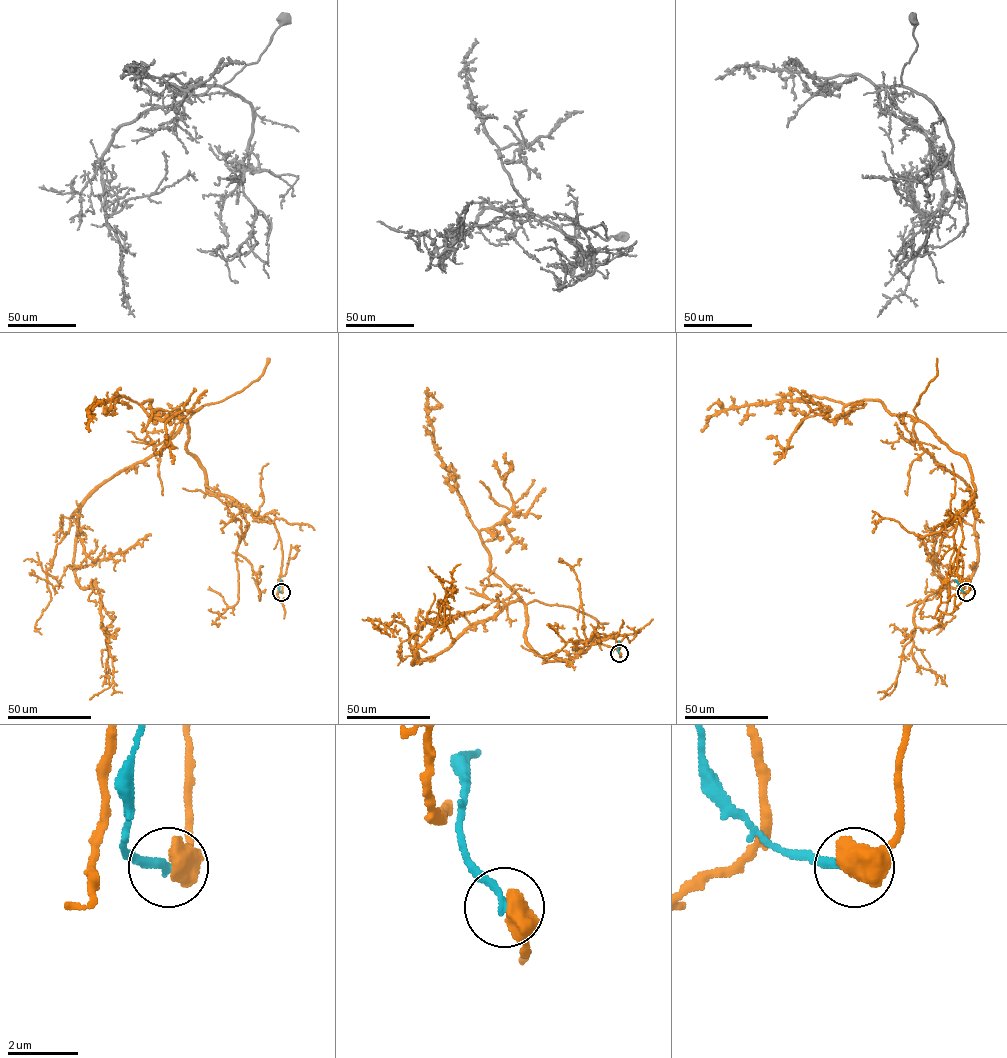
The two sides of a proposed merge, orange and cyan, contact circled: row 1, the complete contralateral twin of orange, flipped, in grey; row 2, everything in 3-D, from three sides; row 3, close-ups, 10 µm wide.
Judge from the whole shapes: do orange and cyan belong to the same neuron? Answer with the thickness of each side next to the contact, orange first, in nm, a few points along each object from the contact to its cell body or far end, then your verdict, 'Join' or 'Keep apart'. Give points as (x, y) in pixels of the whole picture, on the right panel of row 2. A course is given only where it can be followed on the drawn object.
Thickness 750 nm (orange) against 220 nm. Course of orange: (966, 592), (956, 517), (970, 467), (916, 421), (971, 493), (977, 567), (915, 607), (880, 699). Course of cyan: (966, 592), (954, 580). Keep apart

